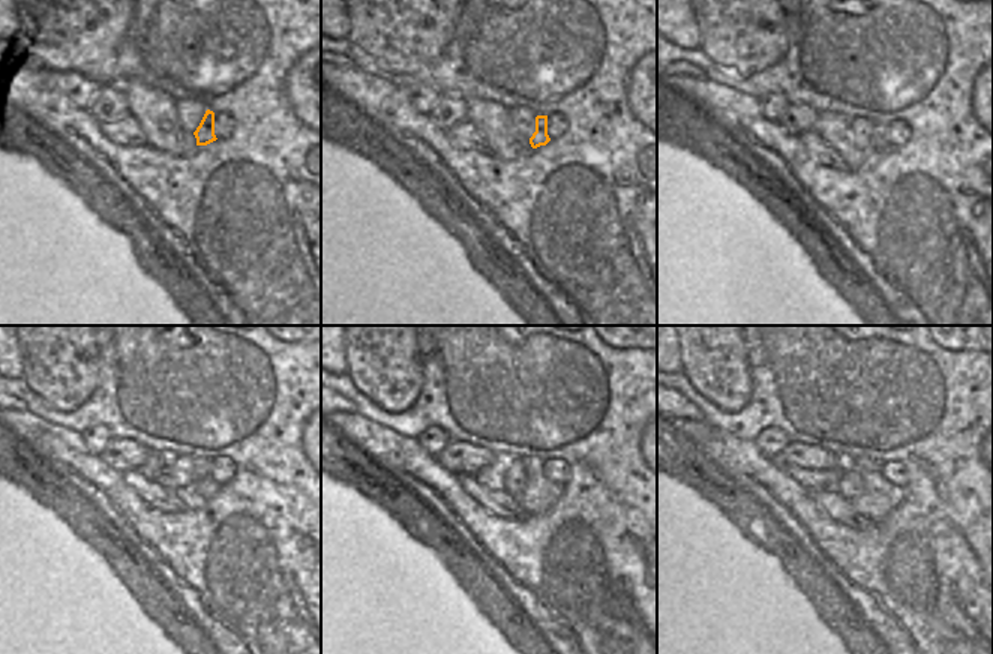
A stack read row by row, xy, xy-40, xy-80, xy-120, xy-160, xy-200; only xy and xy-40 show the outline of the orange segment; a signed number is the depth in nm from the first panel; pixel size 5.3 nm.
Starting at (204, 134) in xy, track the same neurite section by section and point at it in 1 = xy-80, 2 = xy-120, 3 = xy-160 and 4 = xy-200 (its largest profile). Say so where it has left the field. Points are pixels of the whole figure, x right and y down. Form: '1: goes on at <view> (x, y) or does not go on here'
1: goes on at xy-80 (878, 131)
2: goes on at xy-120 (201, 465)
3: goes on at xy-160 (533, 465)
4: goes on at xy-200 (858, 464)

